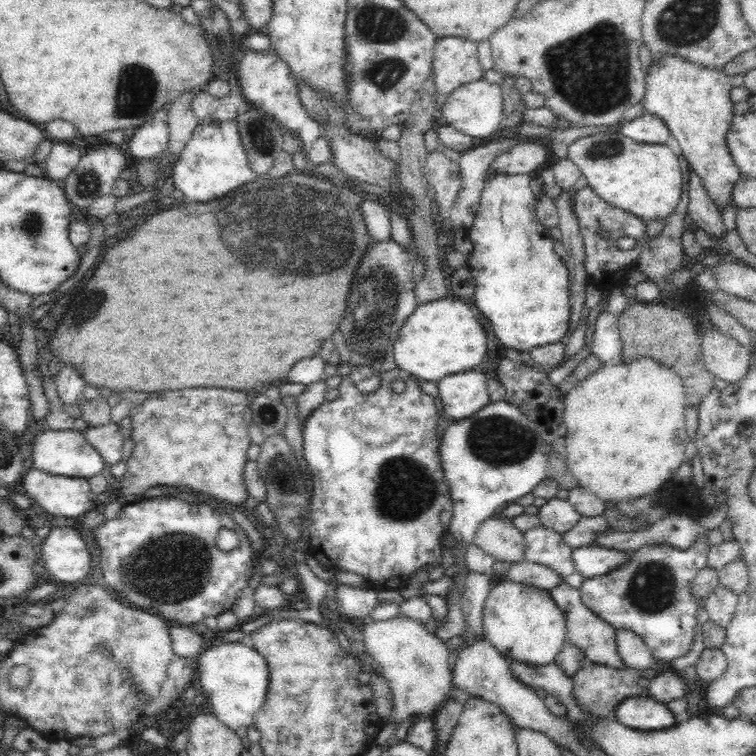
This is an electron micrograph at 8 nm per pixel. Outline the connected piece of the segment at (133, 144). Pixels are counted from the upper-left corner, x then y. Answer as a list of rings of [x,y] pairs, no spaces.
[[[158,110],[150,120],[128,132],[128,152],[136,159],[154,158],[168,146],[168,112]]]

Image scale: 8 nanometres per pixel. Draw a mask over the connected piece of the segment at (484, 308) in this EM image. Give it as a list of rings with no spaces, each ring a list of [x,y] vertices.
[[[496,173],[492,175],[486,182],[479,200],[479,207],[476,212],[472,224],[466,229],[467,237],[470,239],[472,245],[472,252],[466,255],[466,262],[463,266],[470,270],[472,279],[476,282],[474,286],[473,303],[476,308],[481,312],[482,316],[486,316],[486,320],[492,326],[492,332],[500,338],[500,342],[508,348],[514,348],[526,356],[528,350],[532,350],[534,346],[544,346],[544,344],[552,344],[561,342],[568,332],[568,324],[570,320],[570,292],[569,286],[569,270],[565,265],[564,259],[558,257],[554,251],[554,241],[548,230],[539,226],[535,217],[535,208],[537,205],[536,194],[530,189],[530,173],[515,174],[515,175],[500,175]]]

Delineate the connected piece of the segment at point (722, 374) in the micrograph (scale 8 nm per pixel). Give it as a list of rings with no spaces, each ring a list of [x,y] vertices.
[[[713,328],[702,333],[704,367],[727,384],[741,381],[749,373],[751,356],[734,337]]]

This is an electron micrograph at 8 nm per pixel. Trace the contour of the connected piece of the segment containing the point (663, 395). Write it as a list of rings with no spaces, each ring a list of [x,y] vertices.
[[[638,358],[632,362],[622,362],[618,366],[614,364],[603,363],[600,368],[596,368],[592,374],[584,376],[580,382],[576,382],[565,391],[564,396],[564,424],[567,426],[565,438],[565,450],[567,451],[568,469],[572,472],[574,478],[578,480],[579,487],[583,487],[598,496],[602,501],[626,501],[628,499],[641,498],[646,494],[656,492],[662,488],[678,471],[678,468],[684,462],[685,450],[690,437],[686,434],[686,424],[684,424],[684,408],[686,408],[686,392],[682,386],[682,380],[678,378],[678,374],[674,374],[668,368],[662,368],[658,362],[654,362],[652,358]]]

